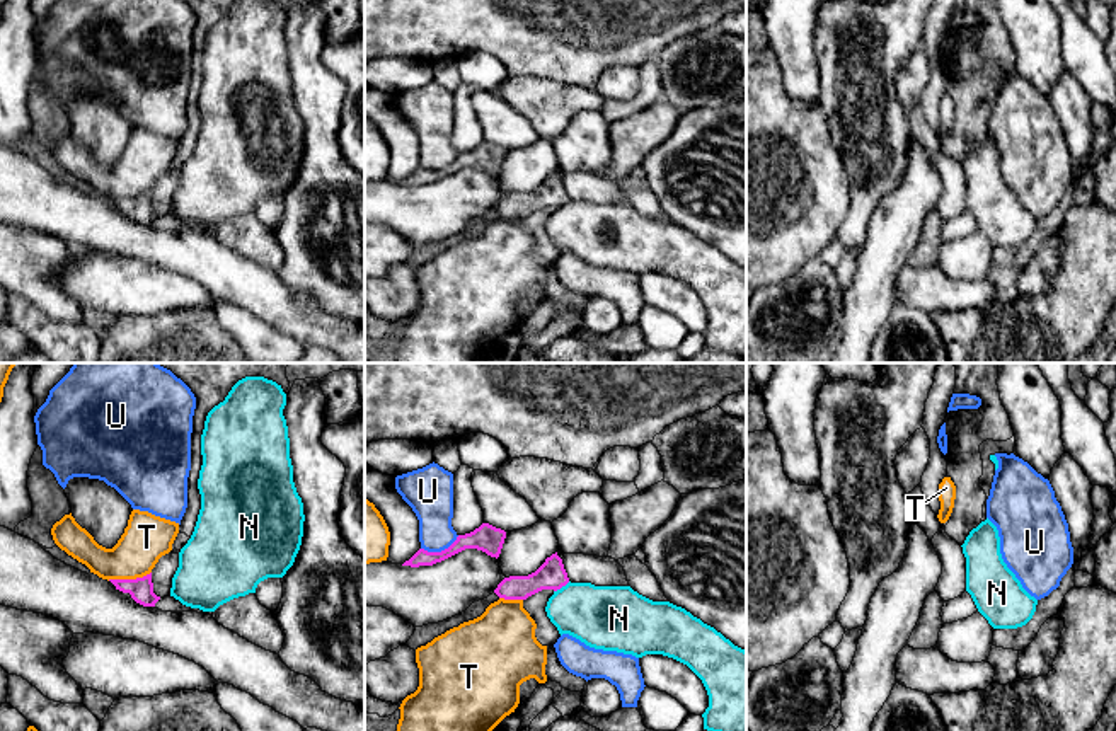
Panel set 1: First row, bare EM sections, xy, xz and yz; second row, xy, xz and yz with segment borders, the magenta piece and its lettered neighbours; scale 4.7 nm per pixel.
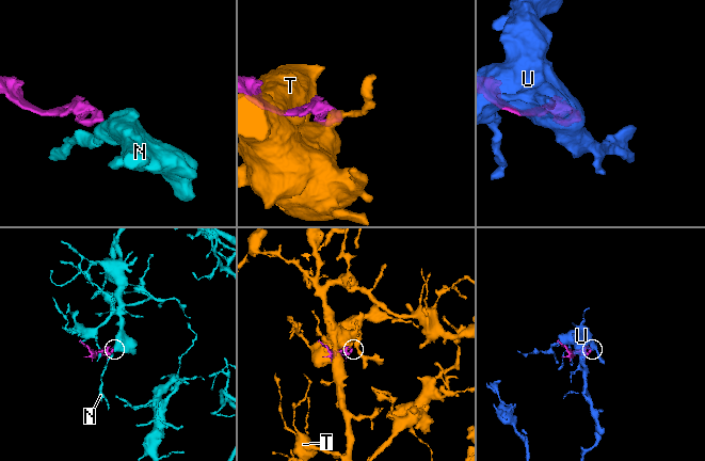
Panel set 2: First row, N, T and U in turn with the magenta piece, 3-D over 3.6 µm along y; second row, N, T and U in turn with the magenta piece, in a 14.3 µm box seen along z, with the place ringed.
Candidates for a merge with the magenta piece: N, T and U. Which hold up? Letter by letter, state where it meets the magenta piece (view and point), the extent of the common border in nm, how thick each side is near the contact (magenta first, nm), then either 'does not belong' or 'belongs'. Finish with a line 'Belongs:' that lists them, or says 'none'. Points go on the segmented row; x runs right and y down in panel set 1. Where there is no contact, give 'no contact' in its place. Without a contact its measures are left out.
N: contact xz (561, 587); length 90 nm; calibres 140 and 300 nm; does not belong
T: contact xy (128, 580); length 220 nm; calibres 110 and 220 nm; does not belong
U: contact xz (442, 551); length 200 nm; calibres 130 and 200 nm; does not belong
Belongs: none

